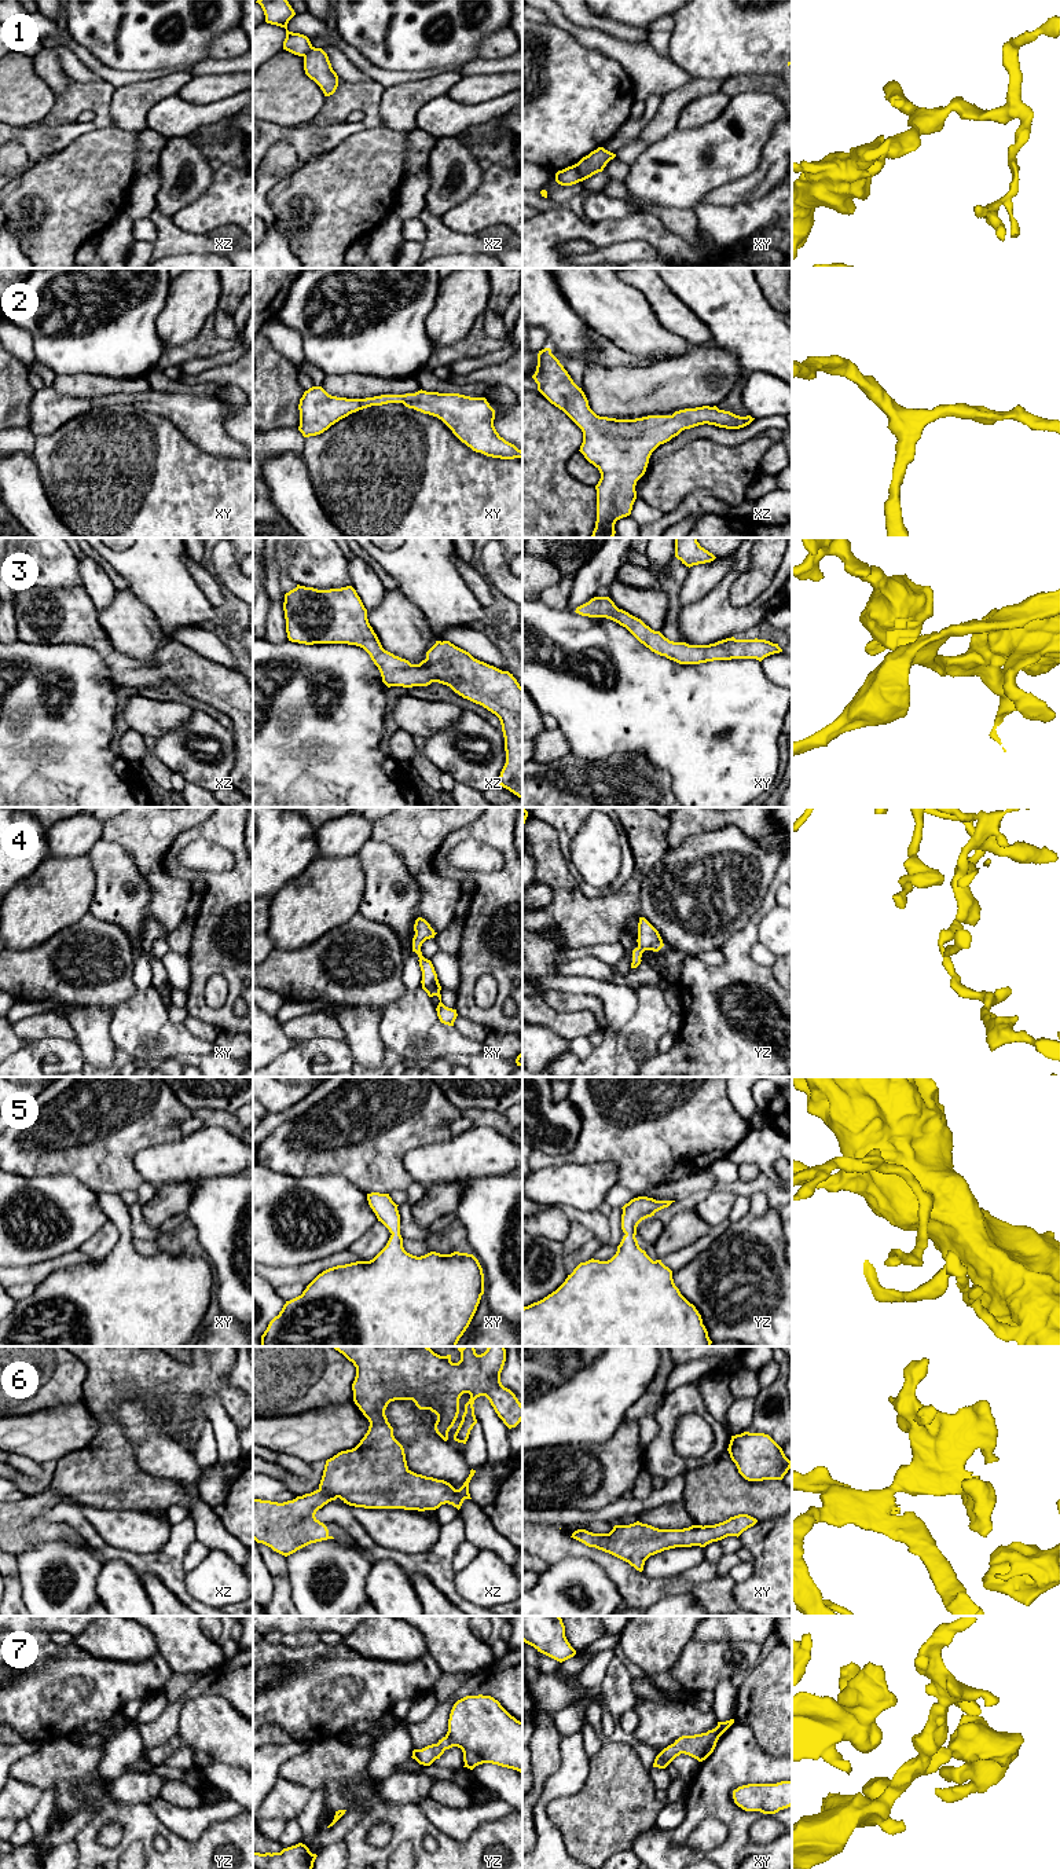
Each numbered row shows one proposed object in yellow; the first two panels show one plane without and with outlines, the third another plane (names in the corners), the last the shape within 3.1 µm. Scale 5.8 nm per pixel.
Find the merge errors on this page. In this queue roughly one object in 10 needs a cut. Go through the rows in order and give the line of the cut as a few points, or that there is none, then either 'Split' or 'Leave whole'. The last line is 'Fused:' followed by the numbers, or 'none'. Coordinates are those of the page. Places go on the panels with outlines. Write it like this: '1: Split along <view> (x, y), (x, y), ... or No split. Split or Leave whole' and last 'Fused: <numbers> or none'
1: Split along xy (572, 165), (580, 180). Split
2: No split. Leave whole
3: No split. Leave whole
4: No split. Leave whole
5: No split. Leave whole
6: No split. Leave whole
7: No split. Leave whole
Fused: 1

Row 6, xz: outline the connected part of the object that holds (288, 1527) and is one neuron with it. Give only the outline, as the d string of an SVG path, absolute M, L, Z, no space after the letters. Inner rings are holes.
M333 1346L356 1367L352 1384L353 1401L368 1419L370 1426L360 1443L341 1451L326 1461L319 1488L311 1494L297 1496L283 1503L253 1499L253 1539L287 1557L297 1550L316 1542L334 1539L327 1527L315 1514L331 1500L340 1498L344 1503L364 1509L404 1509L436 1510L441 1505L452 1505L458 1510L465 1499L472 1499L469 1483L476 1470L459 1489L450 1483L411 1472L407 1466L403 1445L395 1439L393 1428L388 1422L385 1410L390 1401L412 1400L419 1410L430 1410L437 1415L436 1433L448 1440L448 1432L459 1414L459 1399L469 1393L462 1421L454 1440L466 1444L470 1430L477 1423L474 1400L485 1396L503 1423L511 1429L522 1421L522 1404L516 1395L500 1382L500 1373L506 1362L505 1346L488 1346L481 1355L474 1346L458 1348L461 1360L451 1362L451 1355L440 1356L429 1346Z

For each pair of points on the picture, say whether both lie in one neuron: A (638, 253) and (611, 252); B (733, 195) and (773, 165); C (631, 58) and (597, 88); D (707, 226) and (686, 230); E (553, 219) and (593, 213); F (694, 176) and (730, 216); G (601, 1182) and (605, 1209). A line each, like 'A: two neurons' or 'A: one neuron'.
A: one neuron
B: one neuron
C: two neurons
D: two neurons
E: two neurons
F: two neurons
G: two neurons

